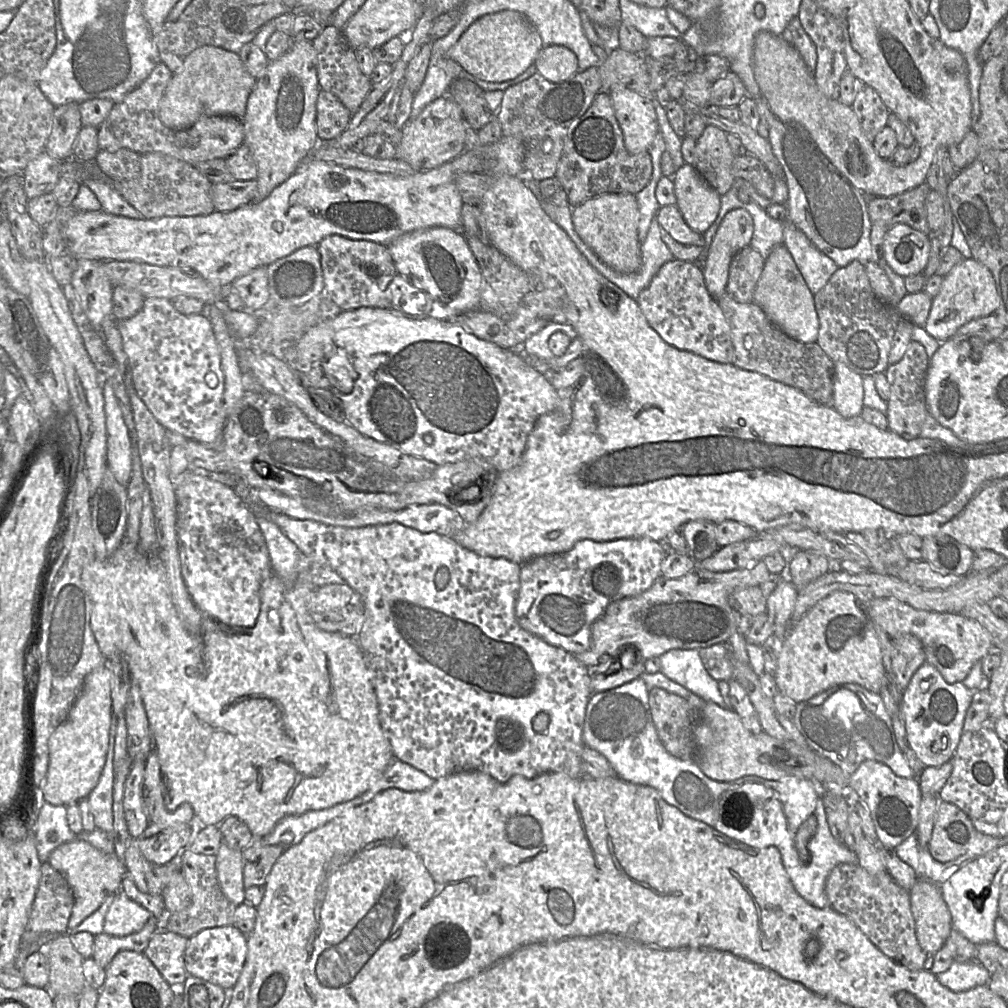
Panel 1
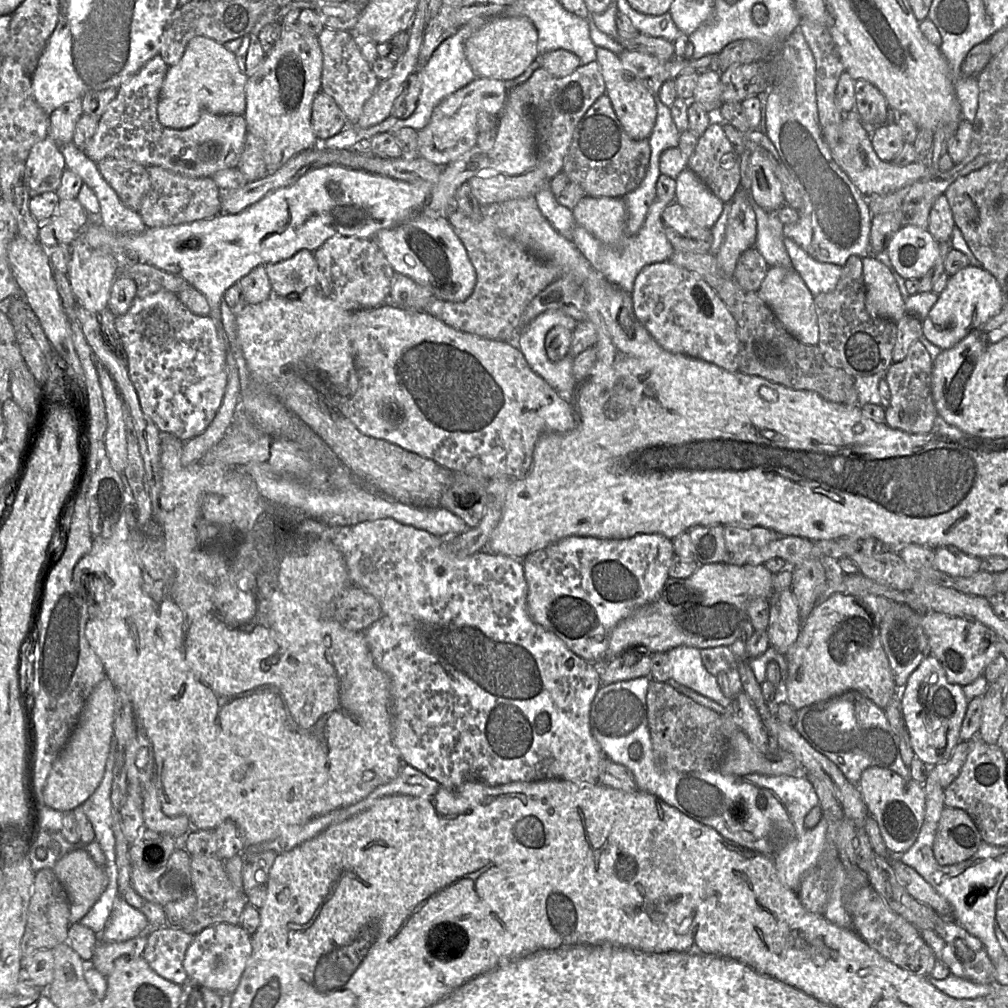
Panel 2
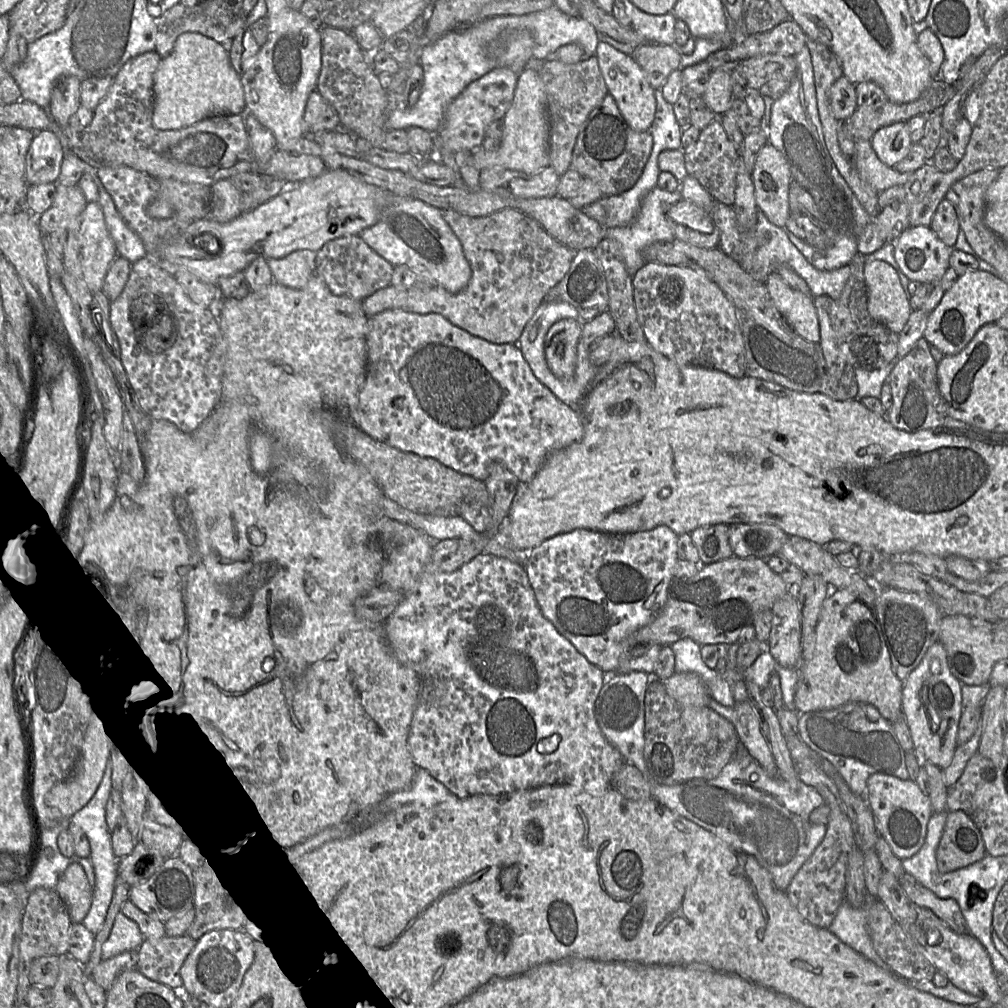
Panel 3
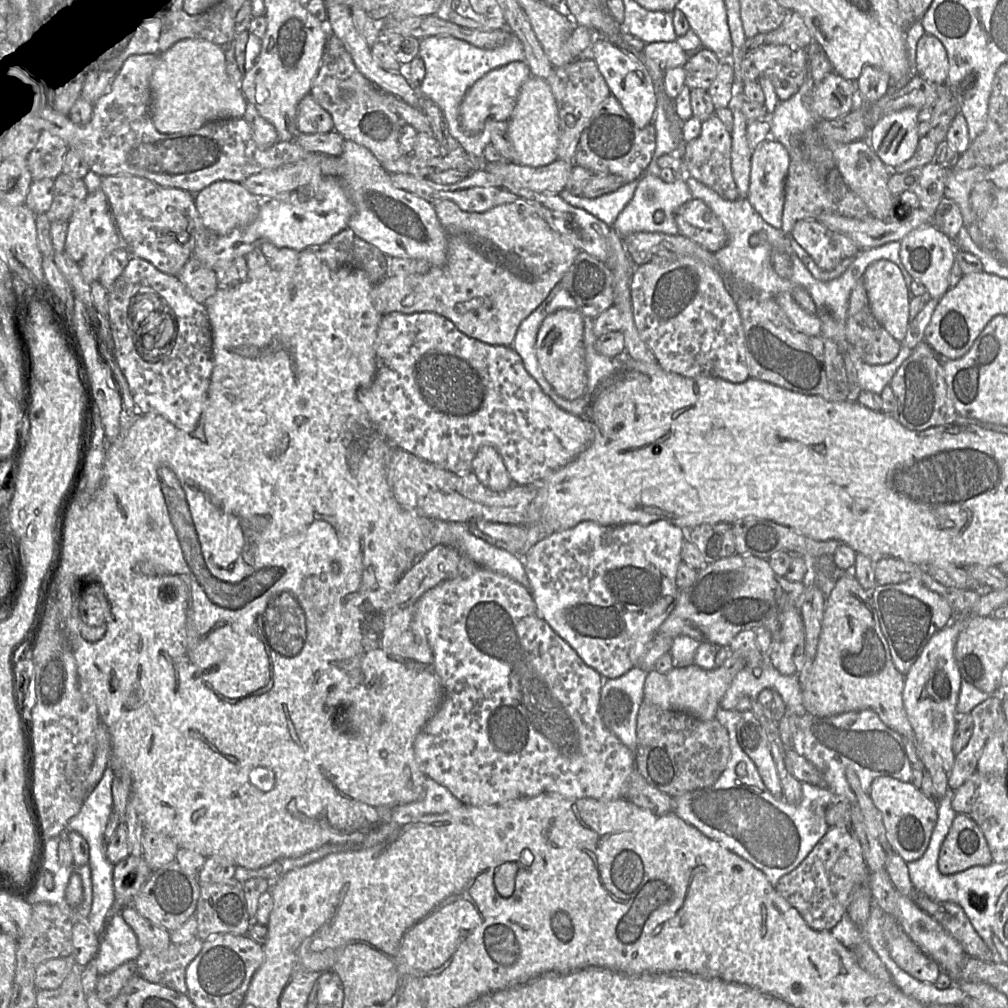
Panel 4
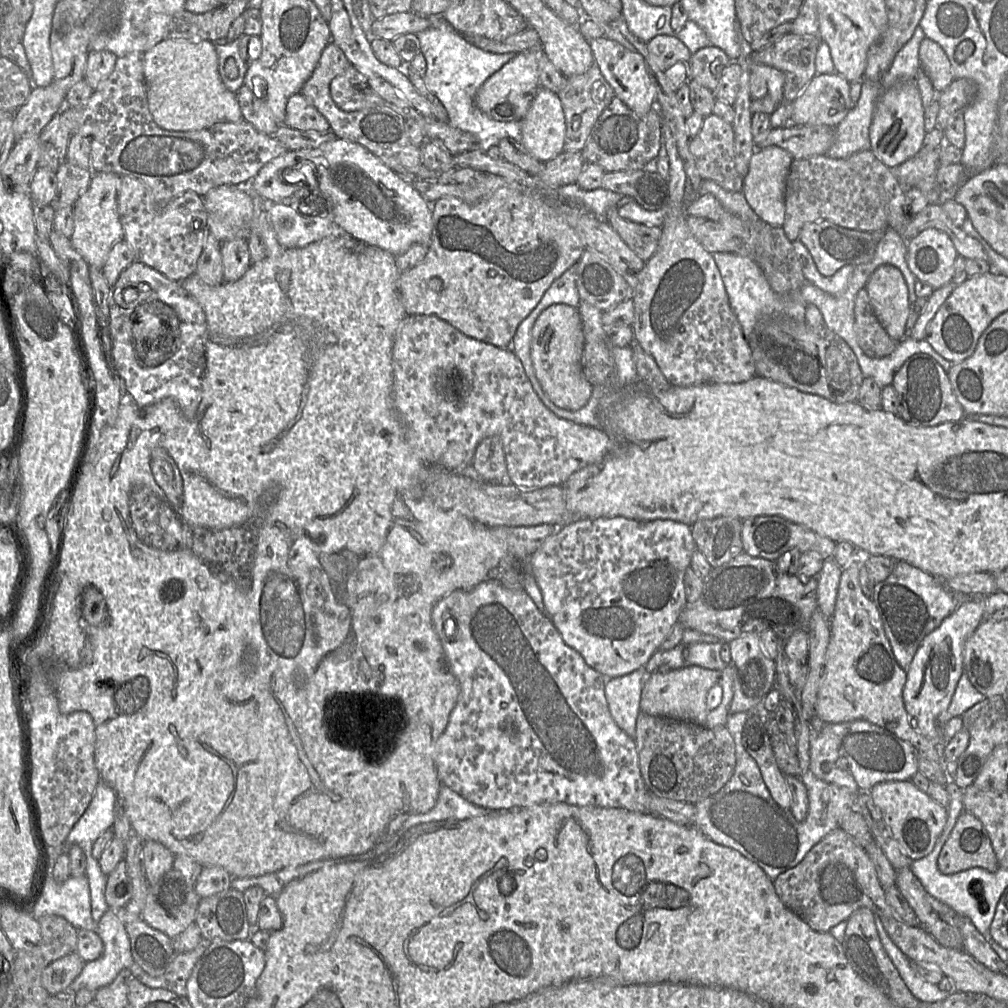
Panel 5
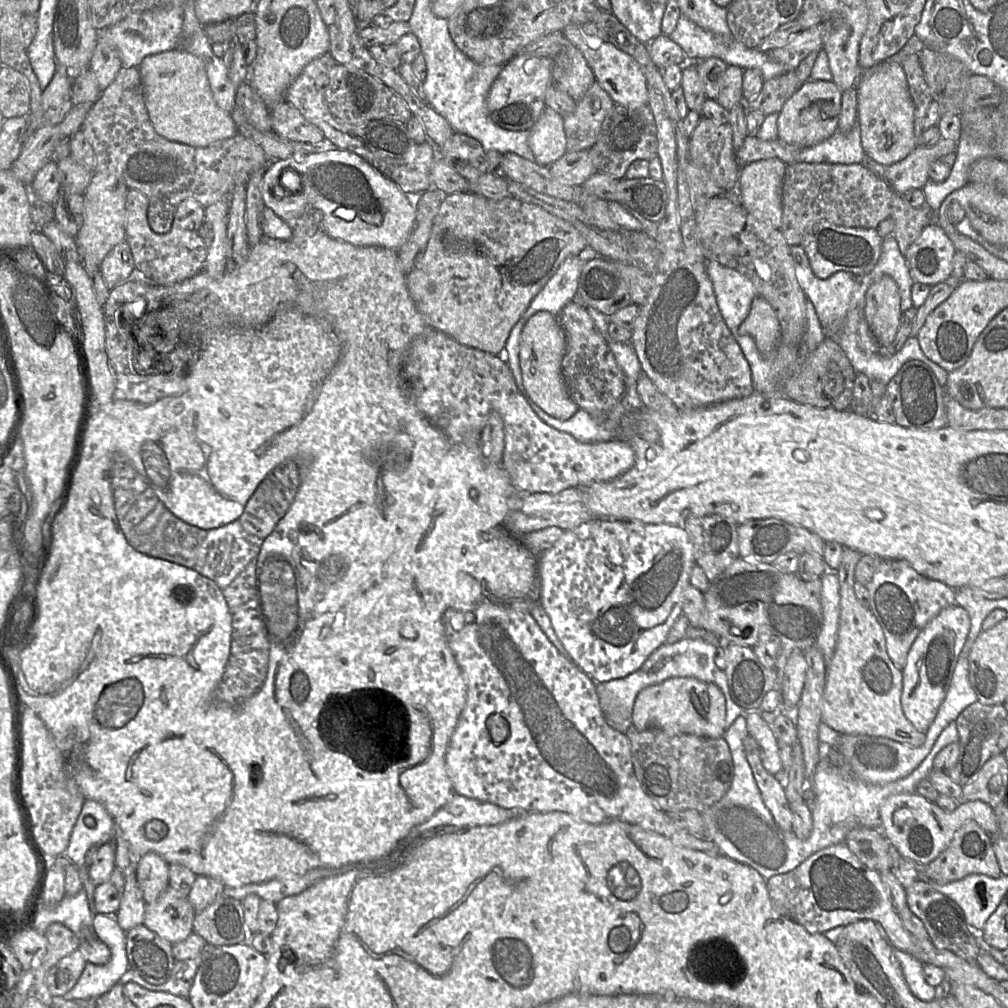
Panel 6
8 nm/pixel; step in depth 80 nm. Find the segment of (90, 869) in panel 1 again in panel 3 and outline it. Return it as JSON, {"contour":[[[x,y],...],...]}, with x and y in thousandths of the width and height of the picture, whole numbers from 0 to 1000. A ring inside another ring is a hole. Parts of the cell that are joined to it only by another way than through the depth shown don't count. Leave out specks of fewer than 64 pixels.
{"contour":[[[71,855],[61,867],[55,884],[63,895],[70,916],[80,916],[89,902],[92,880],[77,855]]]}

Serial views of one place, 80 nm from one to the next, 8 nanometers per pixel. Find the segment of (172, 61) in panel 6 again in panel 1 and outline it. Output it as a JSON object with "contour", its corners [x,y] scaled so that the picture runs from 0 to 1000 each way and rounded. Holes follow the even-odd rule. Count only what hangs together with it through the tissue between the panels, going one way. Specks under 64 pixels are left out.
{"contour":[[[197,47],[185,56],[179,70],[171,73],[158,103],[158,118],[162,124],[171,129],[186,128],[200,114],[231,115],[240,119],[253,82],[254,78],[245,71],[236,54],[220,47]]]}

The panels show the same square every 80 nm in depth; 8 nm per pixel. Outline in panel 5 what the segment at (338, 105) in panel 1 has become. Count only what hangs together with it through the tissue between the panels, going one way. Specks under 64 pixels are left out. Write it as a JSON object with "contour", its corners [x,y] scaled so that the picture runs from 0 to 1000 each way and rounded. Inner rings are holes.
{"contour":[[[299,92],[287,96],[282,124],[298,130],[327,130],[324,118]]]}

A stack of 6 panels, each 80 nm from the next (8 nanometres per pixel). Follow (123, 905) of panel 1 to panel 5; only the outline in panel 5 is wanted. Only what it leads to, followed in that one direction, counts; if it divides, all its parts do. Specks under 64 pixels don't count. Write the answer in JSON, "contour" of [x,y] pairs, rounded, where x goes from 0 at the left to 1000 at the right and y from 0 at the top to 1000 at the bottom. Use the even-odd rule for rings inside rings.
{"contour":[[[107,902],[95,918],[95,926],[102,936],[102,945],[95,952],[85,954],[80,965],[68,979],[68,983],[75,985],[81,980],[95,984],[98,980],[109,976],[117,965],[128,960],[133,954],[129,943],[129,934],[120,911],[111,903]]]}

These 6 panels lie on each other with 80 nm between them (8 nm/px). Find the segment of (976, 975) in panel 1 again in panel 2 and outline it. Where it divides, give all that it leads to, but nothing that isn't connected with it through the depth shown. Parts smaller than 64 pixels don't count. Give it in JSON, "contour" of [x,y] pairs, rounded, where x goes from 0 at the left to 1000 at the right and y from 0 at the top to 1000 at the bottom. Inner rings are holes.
{"contour":[[[944,966],[934,972],[926,969],[921,971],[931,982],[948,991],[977,990],[980,992],[979,989],[986,983],[986,977],[990,976],[987,973],[981,976],[967,975]]]}

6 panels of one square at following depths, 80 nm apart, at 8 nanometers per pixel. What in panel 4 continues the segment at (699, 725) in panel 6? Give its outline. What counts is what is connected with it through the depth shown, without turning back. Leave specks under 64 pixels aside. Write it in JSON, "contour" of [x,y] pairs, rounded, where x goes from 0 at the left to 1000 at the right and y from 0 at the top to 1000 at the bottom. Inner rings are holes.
{"contour":[[[725,649],[716,661],[699,665],[691,660],[668,662],[660,669],[645,665],[639,678],[639,693],[660,704],[685,708],[695,714],[710,713],[714,695],[725,679],[725,676],[739,662],[739,655]]]}

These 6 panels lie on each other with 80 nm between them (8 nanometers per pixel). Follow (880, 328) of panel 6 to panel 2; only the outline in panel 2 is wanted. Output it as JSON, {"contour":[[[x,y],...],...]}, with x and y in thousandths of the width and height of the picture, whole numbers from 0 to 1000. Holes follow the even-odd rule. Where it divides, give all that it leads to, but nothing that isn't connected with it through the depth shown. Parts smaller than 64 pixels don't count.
{"contour":[[[866,253],[856,255],[859,307],[866,314],[891,319],[899,312],[898,299],[882,266]]]}

